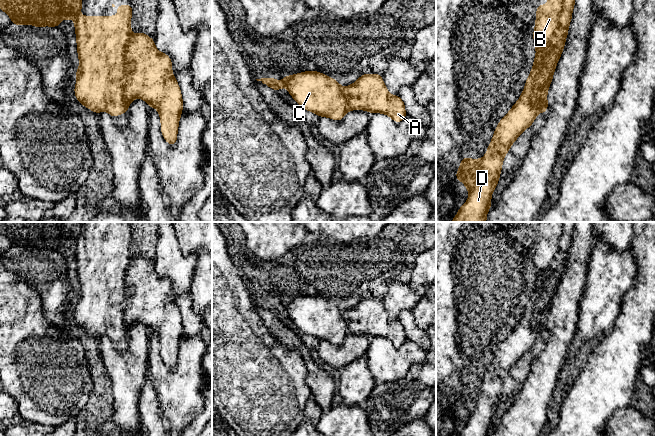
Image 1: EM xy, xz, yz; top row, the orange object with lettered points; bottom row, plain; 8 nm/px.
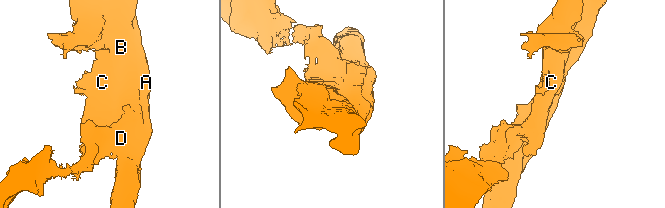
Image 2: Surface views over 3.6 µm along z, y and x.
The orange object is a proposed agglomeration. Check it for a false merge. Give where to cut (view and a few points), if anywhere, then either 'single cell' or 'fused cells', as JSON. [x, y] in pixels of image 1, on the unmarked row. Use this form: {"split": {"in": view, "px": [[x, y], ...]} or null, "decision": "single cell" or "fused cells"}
{"split": {"in": "xy", "px": [[132, 260], [126, 274], [125, 335]]}, "decision": "fused cells"}

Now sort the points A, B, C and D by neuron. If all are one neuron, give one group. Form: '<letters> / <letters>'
A D / B C

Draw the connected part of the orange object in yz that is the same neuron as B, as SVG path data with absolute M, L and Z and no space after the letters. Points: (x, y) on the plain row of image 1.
M548 222L547 229L537 229L536 247L533 263L536 271L536 284L539 288L539 299L543 301L543 317L539 320L539 336L548 333L547 316L552 306L557 286L565 270L565 264L550 272L551 263L559 250L562 234L561 222Z

